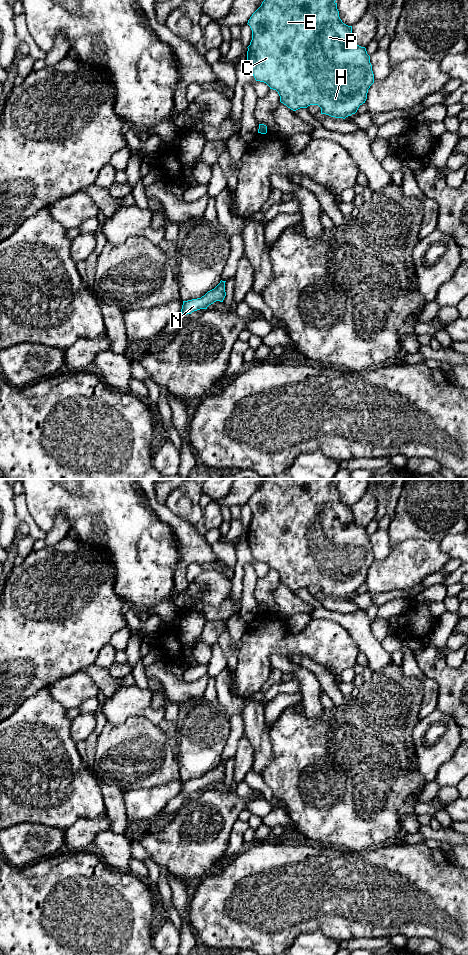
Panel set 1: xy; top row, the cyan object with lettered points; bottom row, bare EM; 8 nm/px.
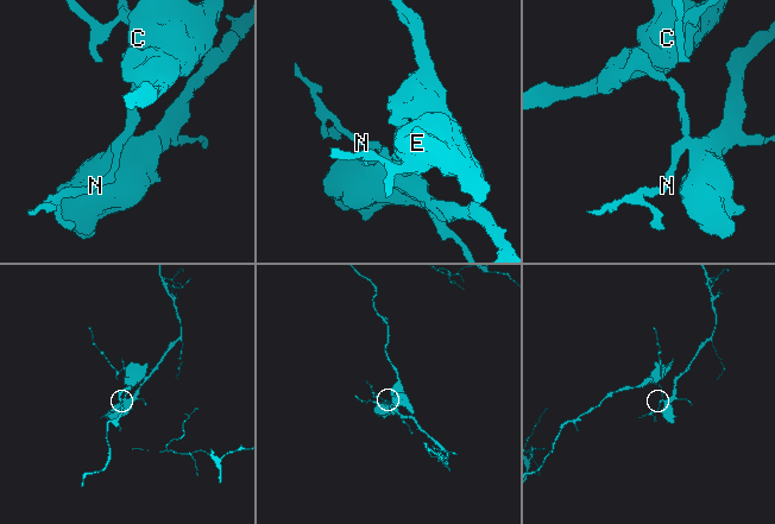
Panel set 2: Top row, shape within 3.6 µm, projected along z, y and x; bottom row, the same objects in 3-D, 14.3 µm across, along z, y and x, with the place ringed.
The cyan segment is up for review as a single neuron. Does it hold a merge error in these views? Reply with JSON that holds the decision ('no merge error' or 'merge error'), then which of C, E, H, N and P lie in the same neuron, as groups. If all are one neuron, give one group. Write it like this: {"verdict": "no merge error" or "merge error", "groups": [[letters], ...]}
{"verdict": "merge error", "groups": [["C", "E", "H", "P"], ["N"]]}

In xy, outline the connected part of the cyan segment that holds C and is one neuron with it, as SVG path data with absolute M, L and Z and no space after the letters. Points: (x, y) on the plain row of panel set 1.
M265 479L261 486L252 494L248 500L248 505L252 510L252 520L247 527L247 542L251 548L256 561L266 563L270 569L276 570L280 576L280 582L293 591L300 588L307 588L310 585L318 585L321 588L321 594L326 594L335 598L345 599L355 594L360 585L365 583L370 566L374 563L374 554L370 543L370 536L366 528L355 523L352 513L352 506L342 502L337 489L337 479Z

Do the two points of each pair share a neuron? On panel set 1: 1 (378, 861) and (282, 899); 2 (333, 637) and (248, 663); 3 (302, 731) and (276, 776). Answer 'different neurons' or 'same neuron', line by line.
1: same neuron
2: same neuron
3: same neuron

